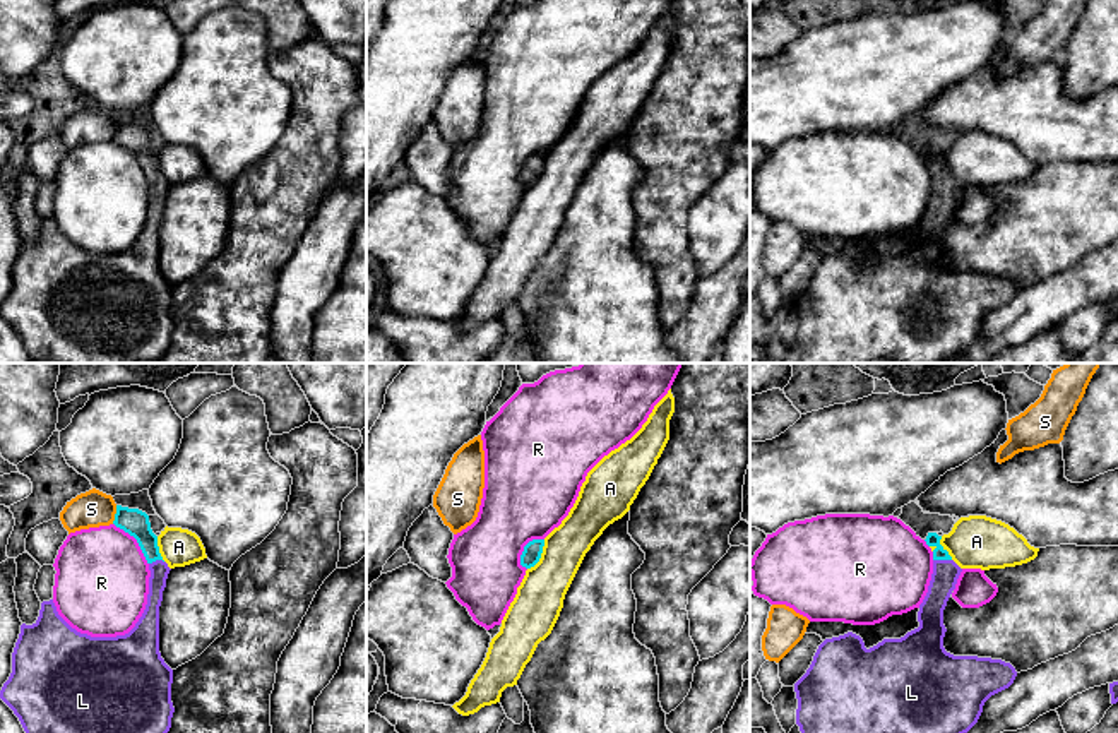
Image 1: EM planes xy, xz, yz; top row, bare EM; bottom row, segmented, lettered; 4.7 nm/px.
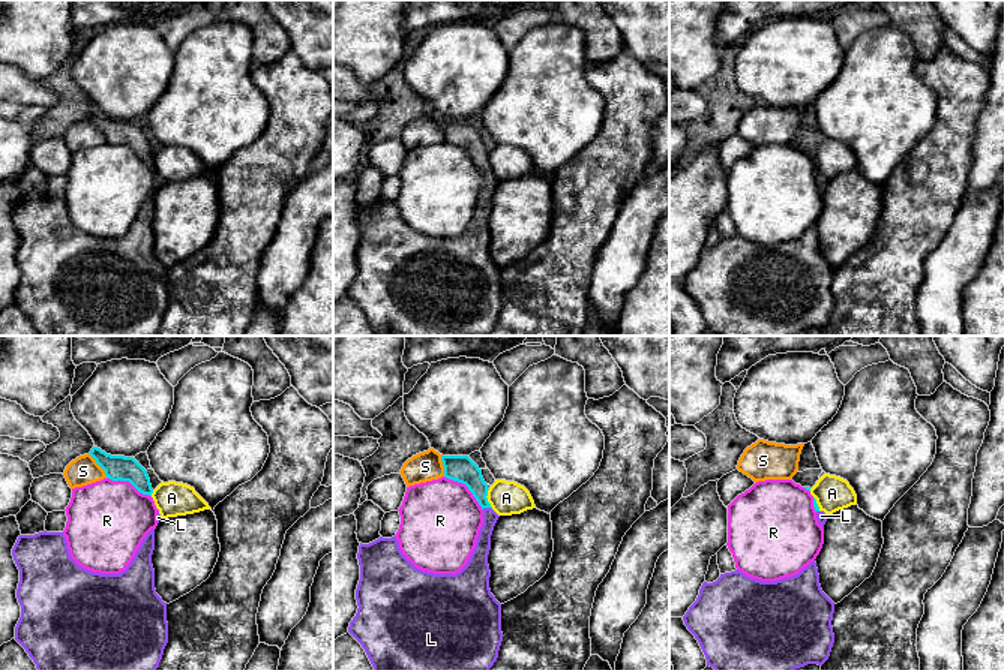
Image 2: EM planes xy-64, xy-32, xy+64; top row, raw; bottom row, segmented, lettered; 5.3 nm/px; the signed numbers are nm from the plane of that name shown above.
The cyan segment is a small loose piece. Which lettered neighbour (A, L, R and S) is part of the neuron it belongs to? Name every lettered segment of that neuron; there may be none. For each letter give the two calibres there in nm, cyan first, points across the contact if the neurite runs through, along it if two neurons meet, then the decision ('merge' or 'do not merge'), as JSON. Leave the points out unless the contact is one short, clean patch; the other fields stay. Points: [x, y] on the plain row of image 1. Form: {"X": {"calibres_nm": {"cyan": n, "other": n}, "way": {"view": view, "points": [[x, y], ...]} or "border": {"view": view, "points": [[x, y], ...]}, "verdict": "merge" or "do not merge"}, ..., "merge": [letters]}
{"A": {"calibres_nm": {"cyan": 90, "other": 220}, "border": {"view": "xz", "points": [[545, 156], [541, 173], [528, 185]]}, "verdict": "do not merge"}, "L": {"calibres_nm": {"cyan": 60, "other": 130}, "way": {"view": "yz", "points": [[932, 156], [939, 163], [942, 175], [945, 189]]}, "verdict": "merge"}, "R": {"calibres_nm": {"cyan": 120, "other": 440}, "border": {"view": "xy", "points": [[113, 139], [136, 156], [148, 180]]}, "verdict": "do not merge"}, "S": {"calibres_nm": {"cyan": 120, "other": 170}, "border": {"view": "xy", "points": [[117, 122], [112, 139]]}, "verdict": "do not merge"}, "merge": ["L"]}

